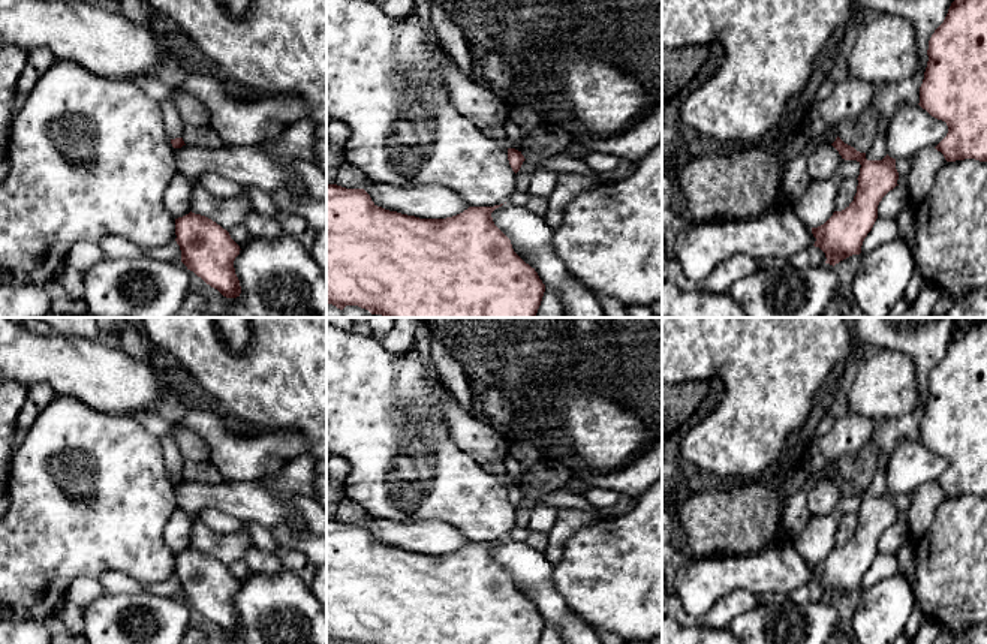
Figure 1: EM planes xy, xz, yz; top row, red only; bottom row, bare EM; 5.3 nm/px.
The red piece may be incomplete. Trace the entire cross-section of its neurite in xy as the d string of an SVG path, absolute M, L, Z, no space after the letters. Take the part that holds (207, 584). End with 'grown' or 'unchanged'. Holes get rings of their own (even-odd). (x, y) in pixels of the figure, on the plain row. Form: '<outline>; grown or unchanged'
M189 548L175 554L175 577L181 586L181 598L207 620L226 634L241 629L234 596L240 581L229 568L211 554Z; unchanged

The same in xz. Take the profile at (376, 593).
M327 520L327 640L337 644L539 644L545 620L535 604L526 599L512 584L511 575L494 560L491 548L502 542L469 542L446 554L419 554L377 542L364 524L346 524Z; unchanged

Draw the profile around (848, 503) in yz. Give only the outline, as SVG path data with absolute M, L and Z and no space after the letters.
M842 496L840 500L839 500L839 505L837 505L837 509L842 512L842 514L858 514L860 511L860 497L857 496Z

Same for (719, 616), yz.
M737 589L719 599L699 622L713 629L723 629L735 616L743 614L756 605L758 599L753 593Z

